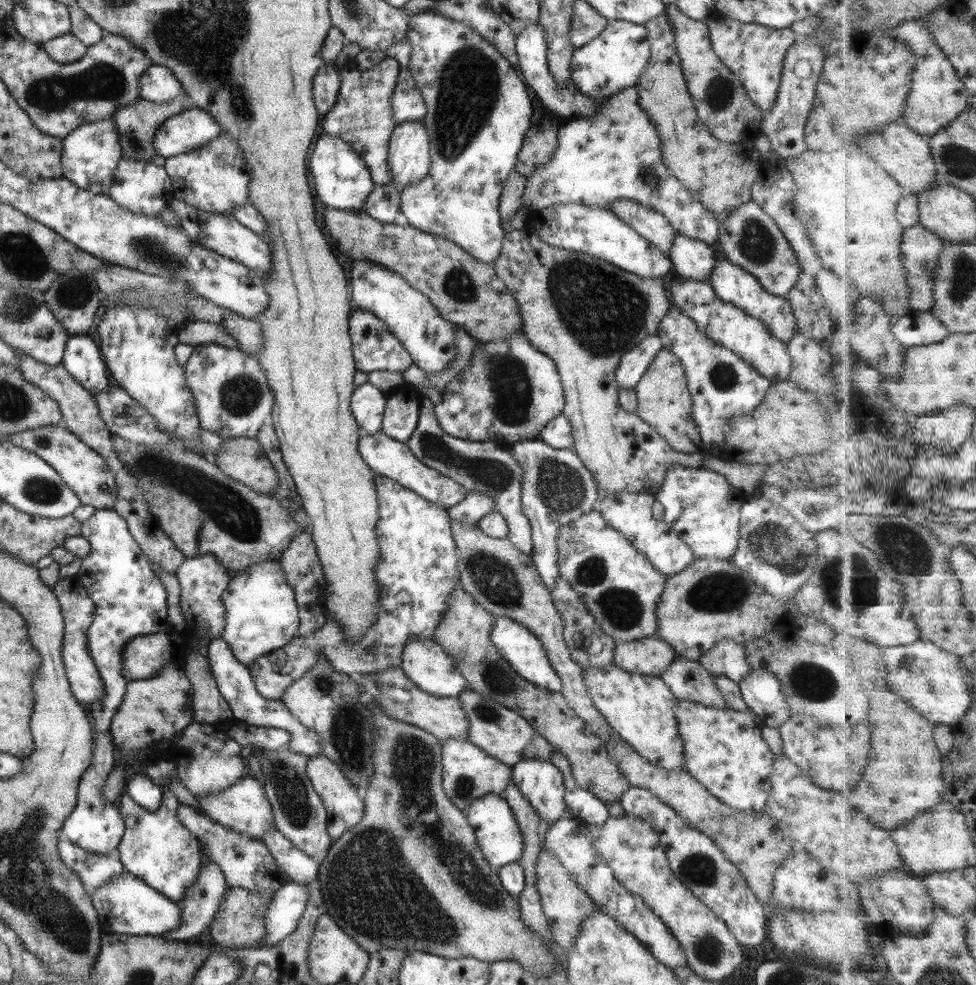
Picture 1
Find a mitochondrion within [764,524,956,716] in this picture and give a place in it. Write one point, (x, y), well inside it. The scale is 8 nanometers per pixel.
(854, 584)

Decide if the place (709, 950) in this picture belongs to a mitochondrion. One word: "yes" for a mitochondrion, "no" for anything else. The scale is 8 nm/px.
yes

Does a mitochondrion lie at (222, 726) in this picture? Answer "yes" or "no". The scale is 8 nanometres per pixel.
no

